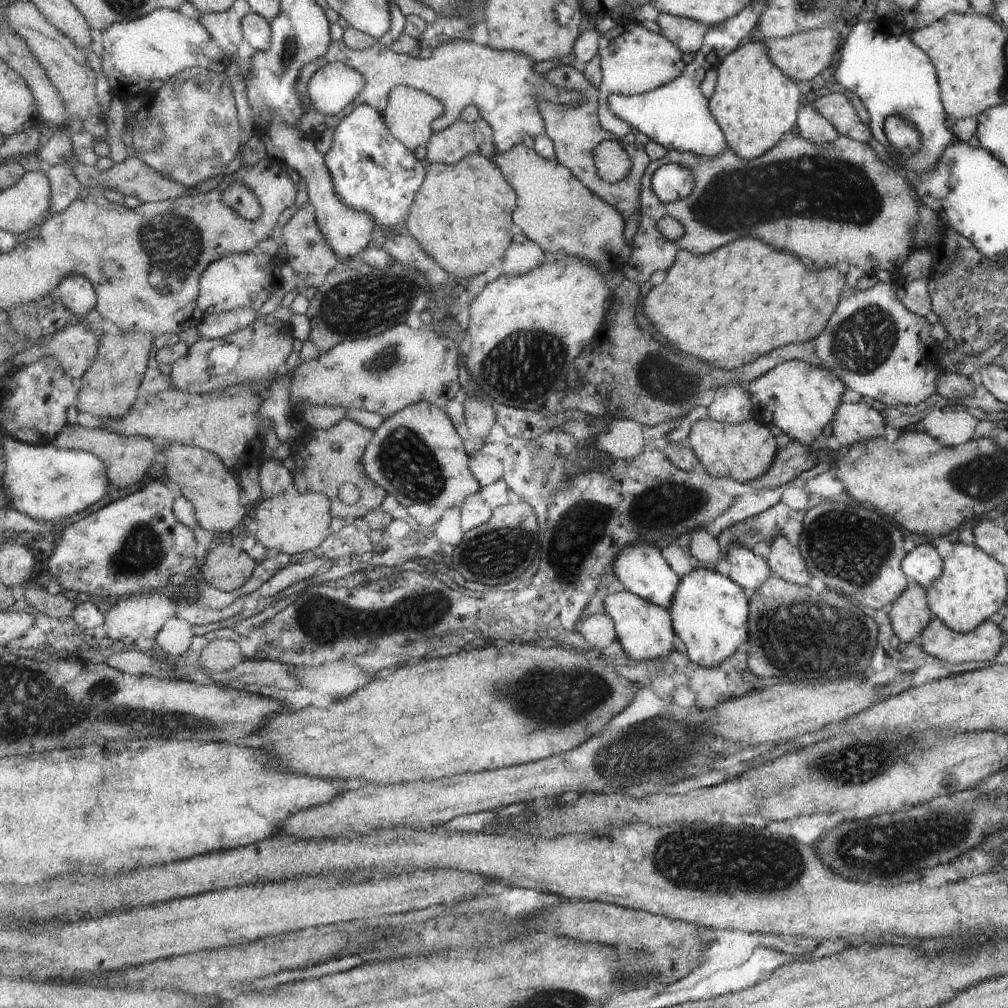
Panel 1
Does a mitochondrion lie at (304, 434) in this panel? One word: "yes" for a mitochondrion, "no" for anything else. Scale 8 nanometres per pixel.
no

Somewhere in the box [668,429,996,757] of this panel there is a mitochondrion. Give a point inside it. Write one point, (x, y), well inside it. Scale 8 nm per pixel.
(792, 636)

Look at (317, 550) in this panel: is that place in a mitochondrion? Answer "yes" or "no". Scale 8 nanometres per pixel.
no

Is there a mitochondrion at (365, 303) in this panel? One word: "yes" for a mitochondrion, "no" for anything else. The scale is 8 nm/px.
yes

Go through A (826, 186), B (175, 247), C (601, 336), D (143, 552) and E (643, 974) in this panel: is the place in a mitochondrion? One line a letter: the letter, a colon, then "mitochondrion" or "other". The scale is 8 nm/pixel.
A: mitochondrion
B: mitochondrion
C: other
D: mitochondrion
E: mitochondrion

